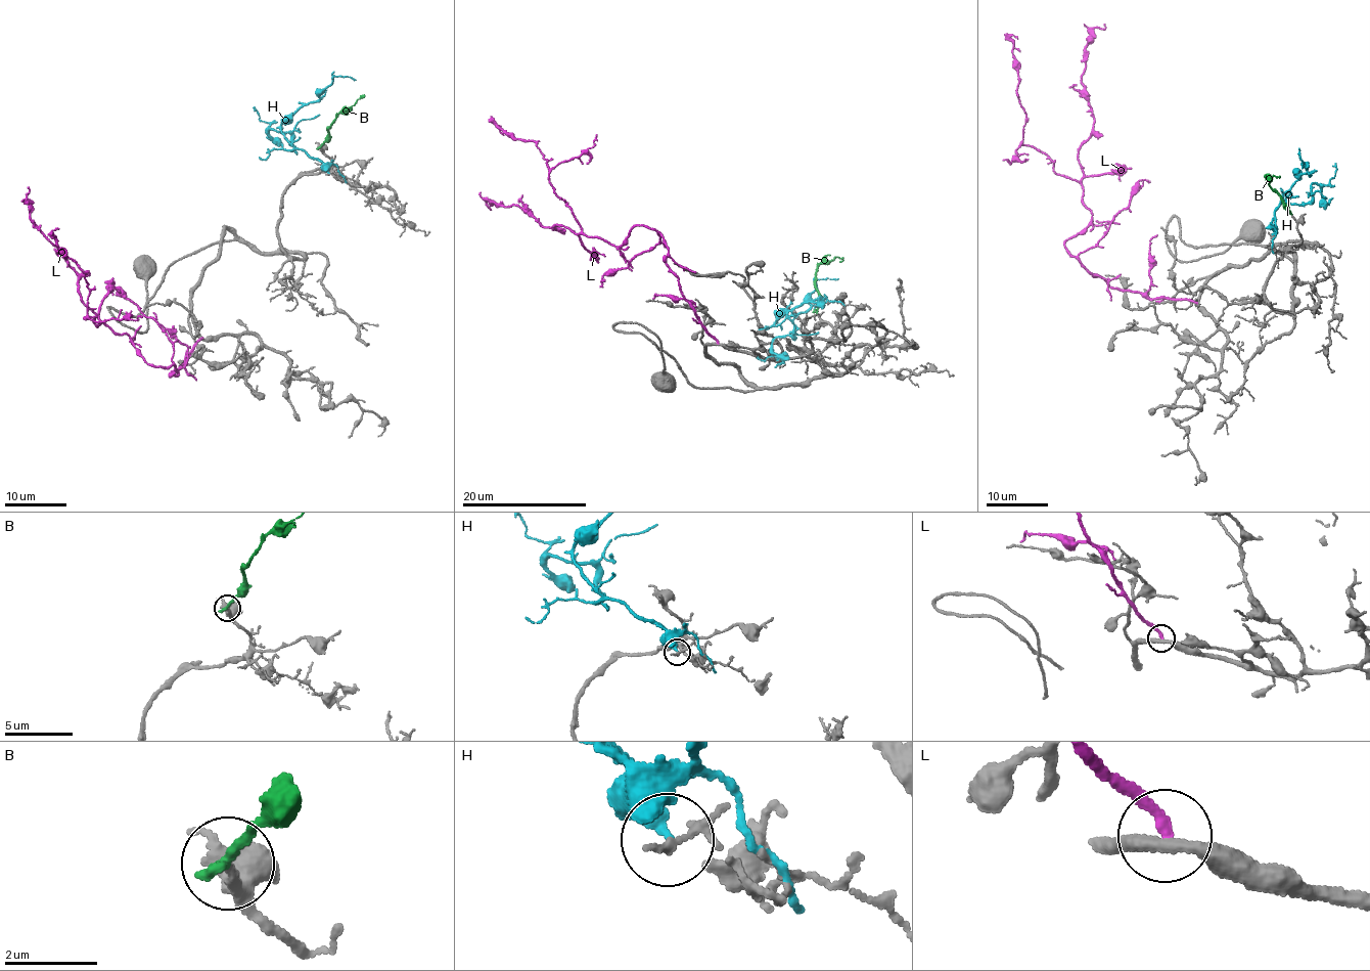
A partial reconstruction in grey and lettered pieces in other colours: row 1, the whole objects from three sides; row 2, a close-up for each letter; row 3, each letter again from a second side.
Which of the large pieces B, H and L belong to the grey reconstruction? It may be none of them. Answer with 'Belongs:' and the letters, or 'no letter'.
Belongs: B

